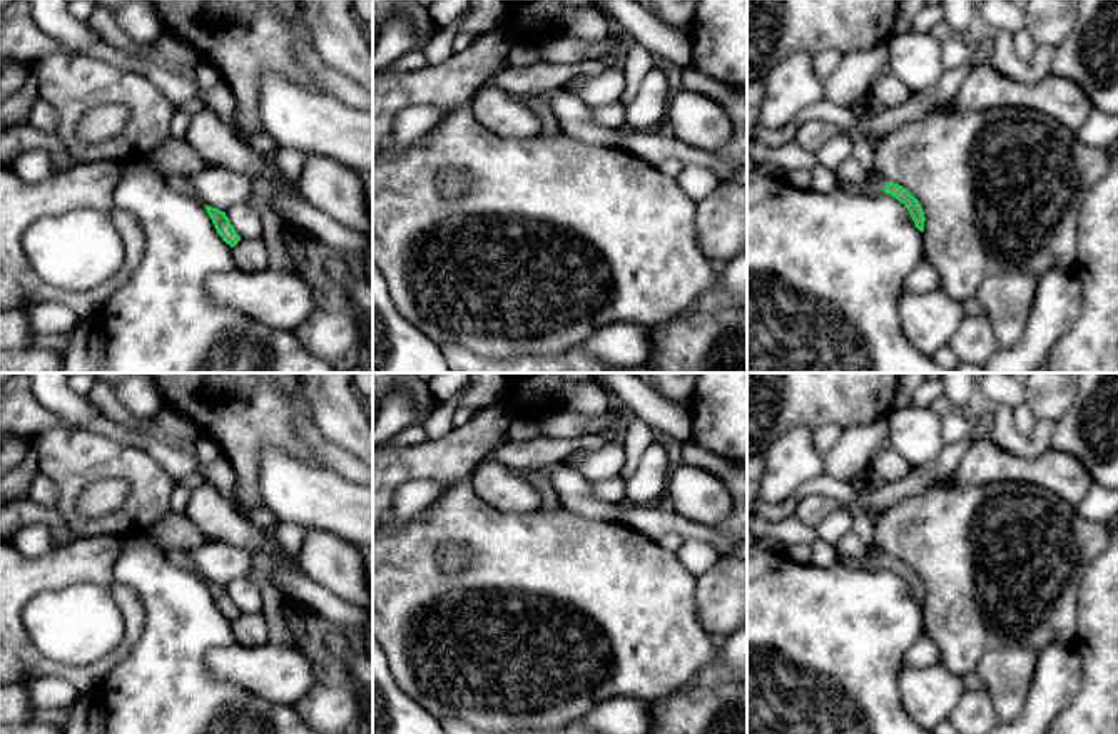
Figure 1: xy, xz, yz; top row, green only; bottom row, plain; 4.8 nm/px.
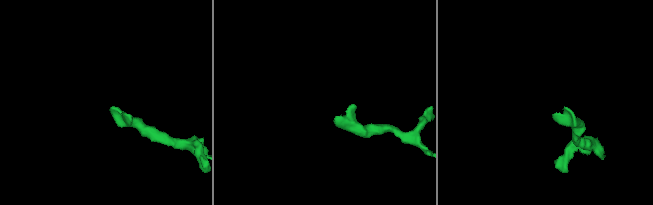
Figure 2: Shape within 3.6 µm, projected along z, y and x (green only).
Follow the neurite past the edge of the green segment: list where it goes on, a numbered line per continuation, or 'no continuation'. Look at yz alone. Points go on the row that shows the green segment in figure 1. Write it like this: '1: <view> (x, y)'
1: yz (874, 183)

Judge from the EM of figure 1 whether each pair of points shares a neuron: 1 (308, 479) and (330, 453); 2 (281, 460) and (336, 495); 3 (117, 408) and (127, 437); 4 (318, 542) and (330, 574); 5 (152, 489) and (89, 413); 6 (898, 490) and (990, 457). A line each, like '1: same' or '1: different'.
1: different
2: same
3: different
4: same
5: different
6: different

